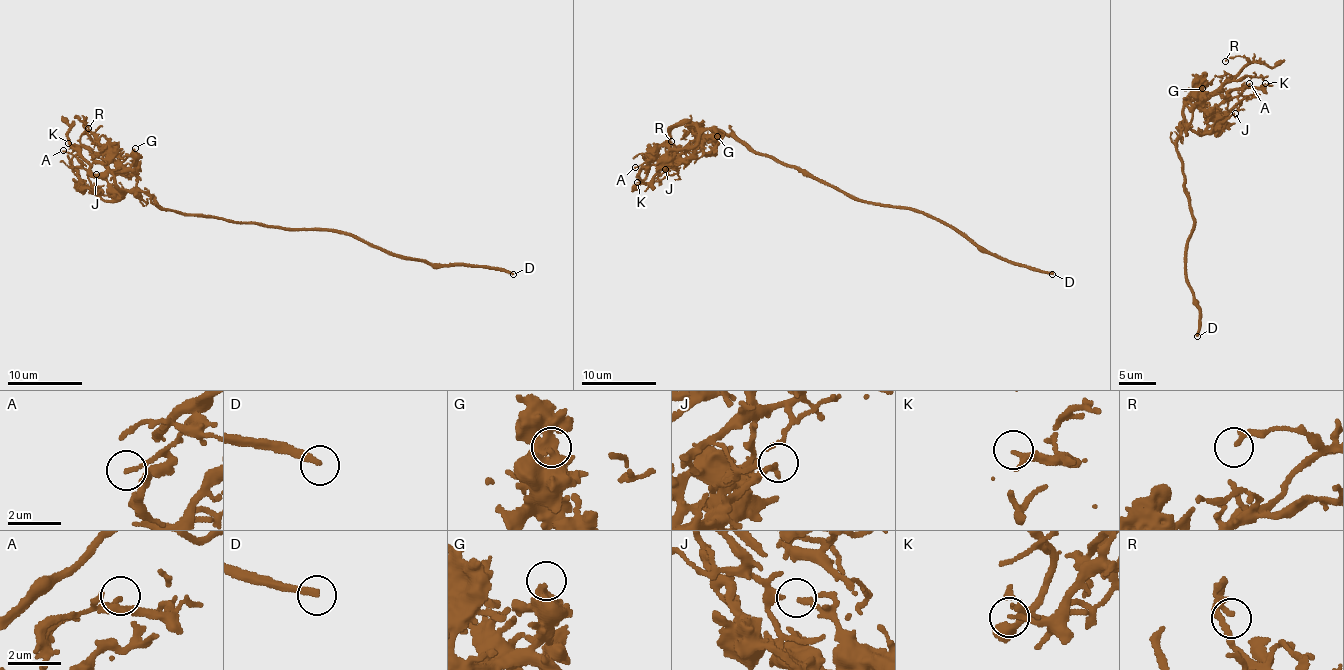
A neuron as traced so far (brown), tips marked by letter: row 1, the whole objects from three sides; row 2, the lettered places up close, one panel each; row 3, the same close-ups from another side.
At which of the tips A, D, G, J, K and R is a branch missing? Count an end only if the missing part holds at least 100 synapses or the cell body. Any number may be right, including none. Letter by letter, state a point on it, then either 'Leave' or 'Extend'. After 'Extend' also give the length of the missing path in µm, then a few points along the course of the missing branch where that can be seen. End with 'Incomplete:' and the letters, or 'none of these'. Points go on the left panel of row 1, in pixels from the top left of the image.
A: Place: (63, 150). Leave
D: Place: (513, 274). Leave
G: Place: (135, 148). Leave
J: Place: (96, 174). Leave
K: Place: (68, 143). Leave
R: Place: (88, 128). Leave
Incomplete: none of these

